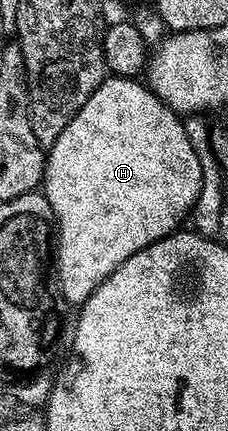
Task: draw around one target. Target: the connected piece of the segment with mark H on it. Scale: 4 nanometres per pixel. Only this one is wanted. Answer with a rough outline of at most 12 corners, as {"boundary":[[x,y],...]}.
{"boundary":[[108,77],[45,155],[82,305],[201,193],[183,119]]}

